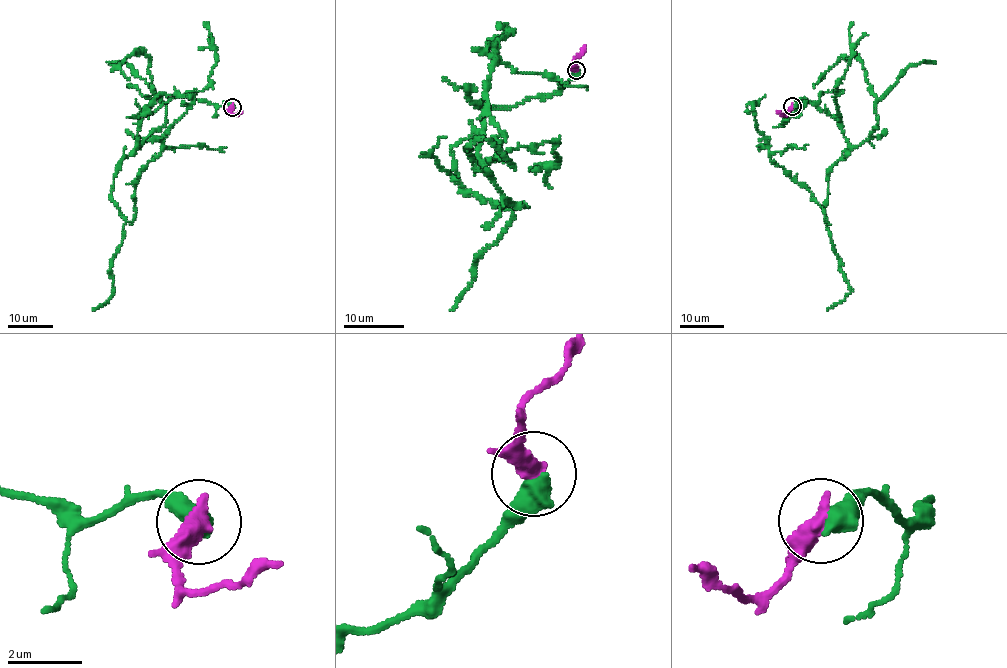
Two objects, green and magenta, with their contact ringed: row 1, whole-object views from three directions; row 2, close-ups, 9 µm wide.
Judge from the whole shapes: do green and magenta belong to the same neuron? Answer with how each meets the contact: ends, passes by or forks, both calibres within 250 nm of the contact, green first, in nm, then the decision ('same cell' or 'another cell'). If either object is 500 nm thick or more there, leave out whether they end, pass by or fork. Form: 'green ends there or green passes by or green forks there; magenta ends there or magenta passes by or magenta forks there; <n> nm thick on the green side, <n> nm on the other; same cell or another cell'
600 nm thick on the green side, 550 nm on the other; another cell

